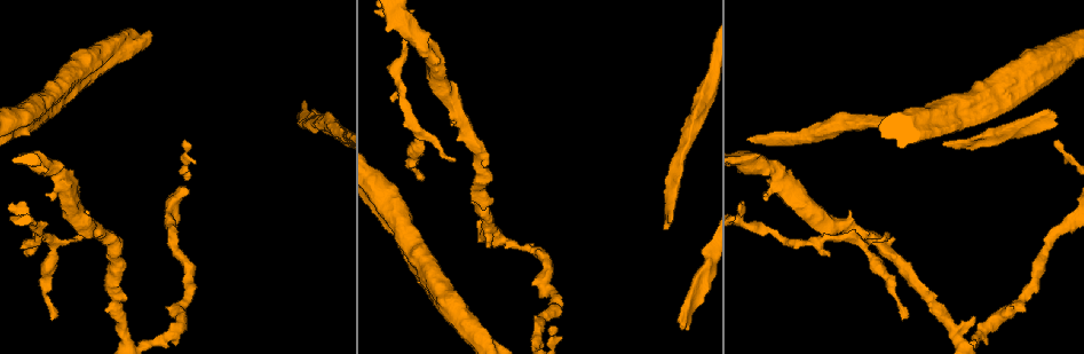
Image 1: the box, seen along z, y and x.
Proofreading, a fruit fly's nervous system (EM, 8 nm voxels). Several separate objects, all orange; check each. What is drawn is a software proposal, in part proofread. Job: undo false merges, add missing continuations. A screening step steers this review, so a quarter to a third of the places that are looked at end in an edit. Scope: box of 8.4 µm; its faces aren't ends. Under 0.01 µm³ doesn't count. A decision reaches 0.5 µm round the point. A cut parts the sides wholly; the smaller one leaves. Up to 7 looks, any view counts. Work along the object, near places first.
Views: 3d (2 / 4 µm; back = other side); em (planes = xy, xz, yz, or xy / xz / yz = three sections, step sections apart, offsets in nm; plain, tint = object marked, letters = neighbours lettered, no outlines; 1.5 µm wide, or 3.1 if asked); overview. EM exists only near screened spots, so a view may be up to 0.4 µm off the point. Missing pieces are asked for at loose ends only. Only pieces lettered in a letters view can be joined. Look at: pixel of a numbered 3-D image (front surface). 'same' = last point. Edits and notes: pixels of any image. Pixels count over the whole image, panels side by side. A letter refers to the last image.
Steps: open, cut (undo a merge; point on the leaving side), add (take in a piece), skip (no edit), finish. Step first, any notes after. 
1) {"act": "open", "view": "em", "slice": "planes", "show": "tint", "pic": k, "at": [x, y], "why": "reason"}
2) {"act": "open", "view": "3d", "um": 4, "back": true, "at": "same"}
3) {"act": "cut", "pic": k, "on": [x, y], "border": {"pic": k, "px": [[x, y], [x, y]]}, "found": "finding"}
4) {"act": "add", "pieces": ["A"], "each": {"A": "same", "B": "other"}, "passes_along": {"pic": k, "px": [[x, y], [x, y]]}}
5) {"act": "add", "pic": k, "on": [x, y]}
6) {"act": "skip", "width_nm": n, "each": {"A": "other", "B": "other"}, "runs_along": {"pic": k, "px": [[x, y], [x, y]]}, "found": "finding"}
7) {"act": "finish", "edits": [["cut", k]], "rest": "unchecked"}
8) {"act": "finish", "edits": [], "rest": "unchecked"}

{"act": "open", "view": "3d", "um": 4, "pic": 1, "at": [413, 161], "why": "sudden change in width"}

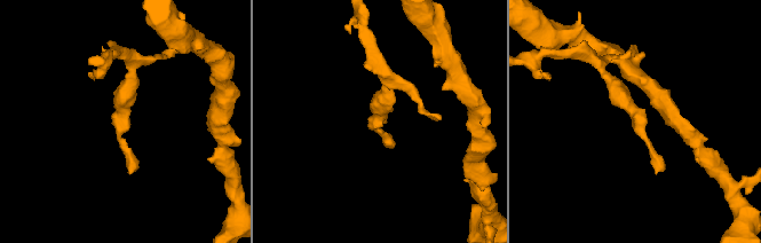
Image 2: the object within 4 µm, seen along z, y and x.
{"act": "open", "view": "em", "slice": "planes", "show": "tint", "pic": 2, "at": [637, 119]}

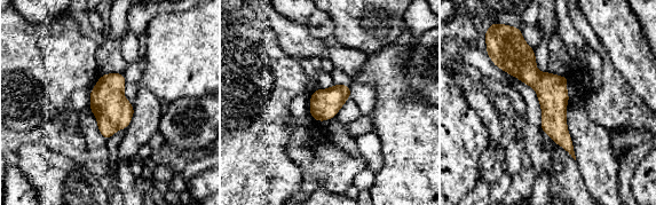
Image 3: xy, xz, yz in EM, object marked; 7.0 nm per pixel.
{"act": "open", "view": "em", "slice": "planes", "show": "letters", "at": "same"}

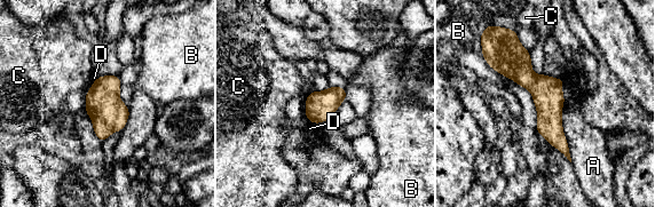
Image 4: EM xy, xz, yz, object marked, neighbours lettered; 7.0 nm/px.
{"act": "skip", "each": {"A": "other", "B": "other", "C": "other", "D": "other"}, "runs_along": {"pic": 4, "px": [[510, 45], [549, 98], [566, 152]]}, "found": "all the same neuron"}

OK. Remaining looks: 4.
{"act": "open", "view": "em", "slice": "xy", "step": 8, "show": "letters", "pic": 1, "at": [762, 195], "why": "thick end"}

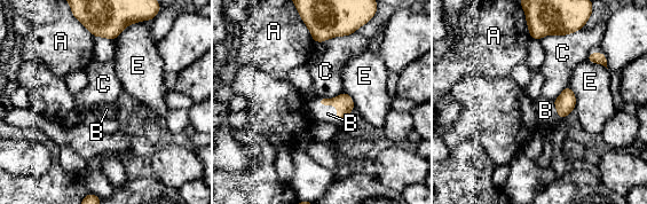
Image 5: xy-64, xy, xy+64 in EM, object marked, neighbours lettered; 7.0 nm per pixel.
{"act": "add", "pieces": ["B"], "each": {"A": "other", "B": "same", "C": "other", "E": "other"}, "found": "it goes on there"}

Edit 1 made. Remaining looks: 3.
{"act": "open", "view": "em", "slice": "planes", "show": "letters", "pic": 1, "at": [683, 329], "why": "thin end"}

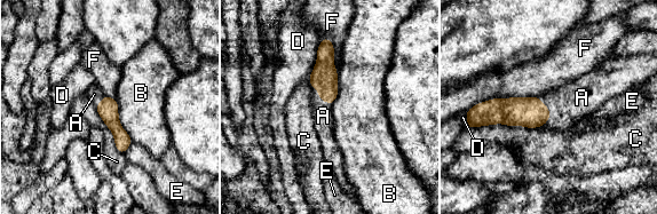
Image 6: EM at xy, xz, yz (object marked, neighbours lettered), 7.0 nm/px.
{"act": "add", "pieces": ["A"], "each": {"A": "same", "B": "other", "C": "other", "D": "other", "E": "other", "F": "other"}, "passes_along": {"pic": 6, "px": [[530, 112], [548, 111], [570, 102]]}, "found": "it goes on there"}

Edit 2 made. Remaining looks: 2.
{"act": "finish", "edits": [["add", 5], ["add", 6]], "rest": "unchecked"}

